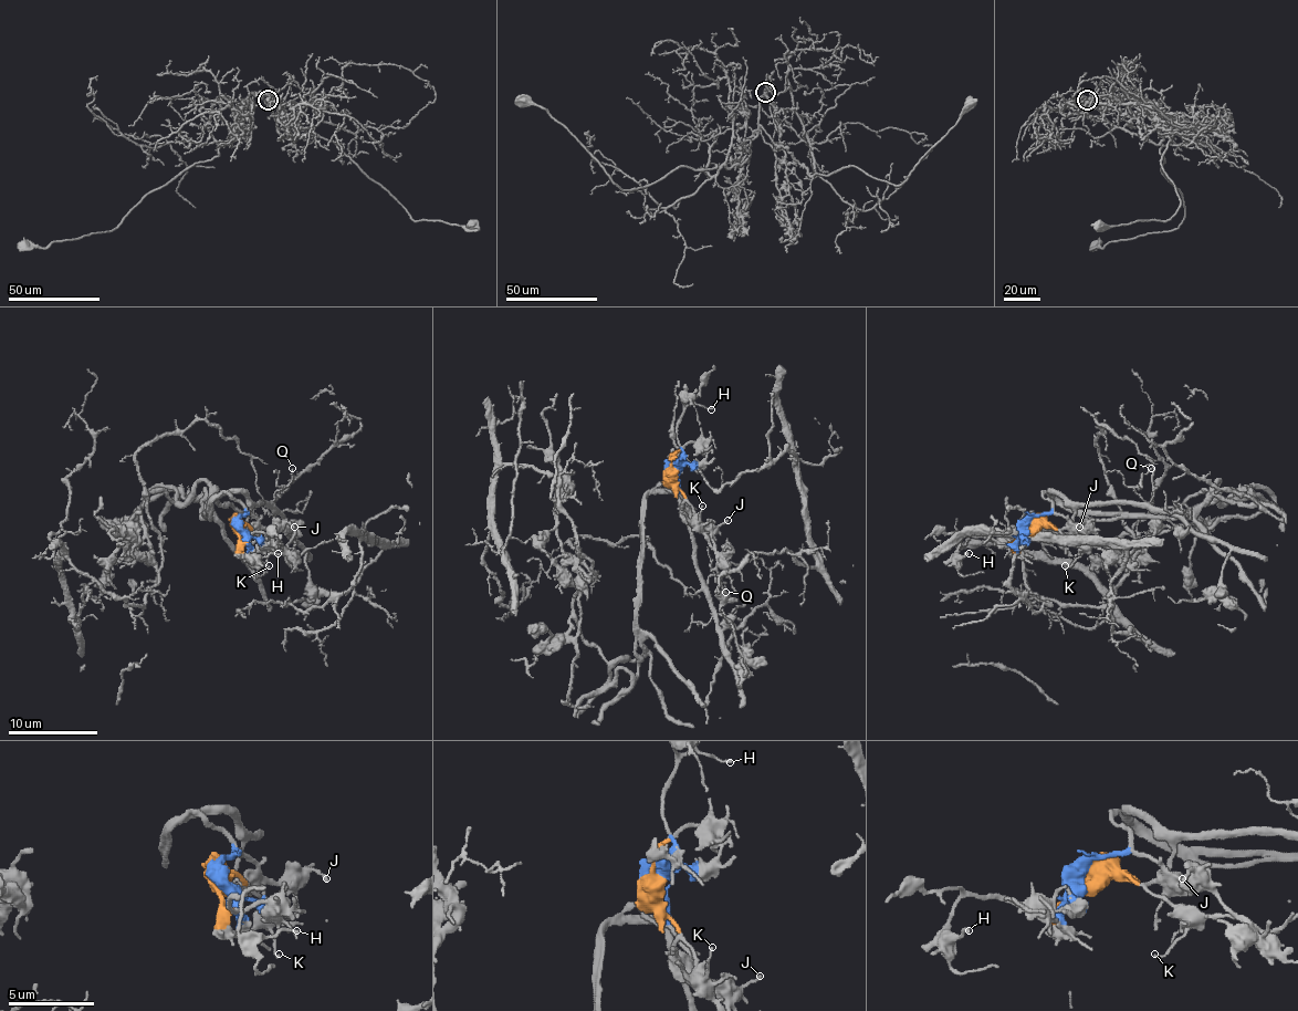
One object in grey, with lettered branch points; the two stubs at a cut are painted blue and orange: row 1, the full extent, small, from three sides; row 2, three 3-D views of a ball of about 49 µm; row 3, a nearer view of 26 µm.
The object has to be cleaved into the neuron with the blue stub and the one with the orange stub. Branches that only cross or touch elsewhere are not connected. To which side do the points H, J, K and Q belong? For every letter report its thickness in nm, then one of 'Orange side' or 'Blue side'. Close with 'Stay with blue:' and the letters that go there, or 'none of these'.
H: Thickness 130 nm. Blue side
J: Thickness 180 nm. Blue side
K: Thickness 120 nm. Orange side
Q: Thickness 110 nm. Orange side
Stay with blue: H, J

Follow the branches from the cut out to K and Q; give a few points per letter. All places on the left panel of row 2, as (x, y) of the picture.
K: (236, 524), (247, 524), (261, 543), (268, 567), (270, 565)
Q: (236, 524), (247, 524), (249, 529), (247, 516), (261, 502), (272, 502), (292, 478), (292, 469)

